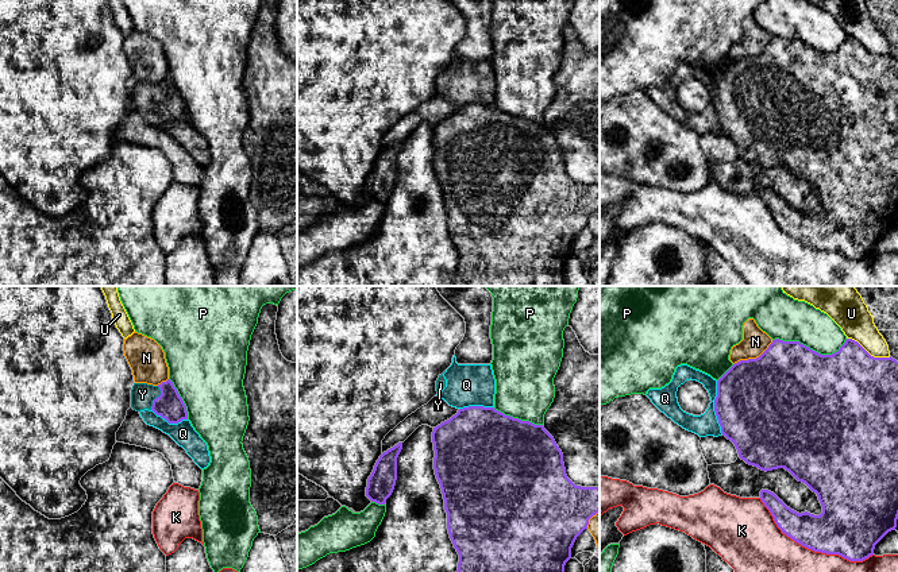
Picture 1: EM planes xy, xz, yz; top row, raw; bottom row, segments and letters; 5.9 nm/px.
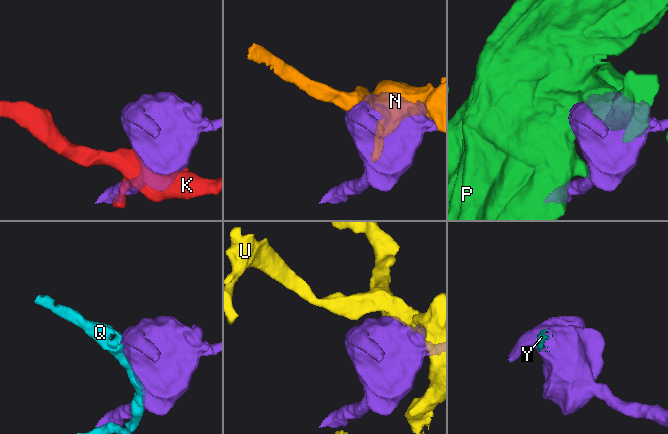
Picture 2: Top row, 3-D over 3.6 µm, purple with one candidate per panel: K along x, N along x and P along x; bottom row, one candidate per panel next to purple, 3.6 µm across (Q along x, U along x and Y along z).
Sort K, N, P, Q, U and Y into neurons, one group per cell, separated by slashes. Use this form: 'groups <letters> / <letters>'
groups K / N / P / Q Y / U

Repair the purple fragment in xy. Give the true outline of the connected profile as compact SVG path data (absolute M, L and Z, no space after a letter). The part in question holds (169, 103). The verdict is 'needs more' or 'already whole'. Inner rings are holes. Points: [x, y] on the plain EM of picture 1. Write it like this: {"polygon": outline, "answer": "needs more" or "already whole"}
{"polygon": "M167 77L158 82L161 93L153 98L151 108L165 116L169 121L178 121L188 117L186 104L173 80Z", "answer": "already whole"}

